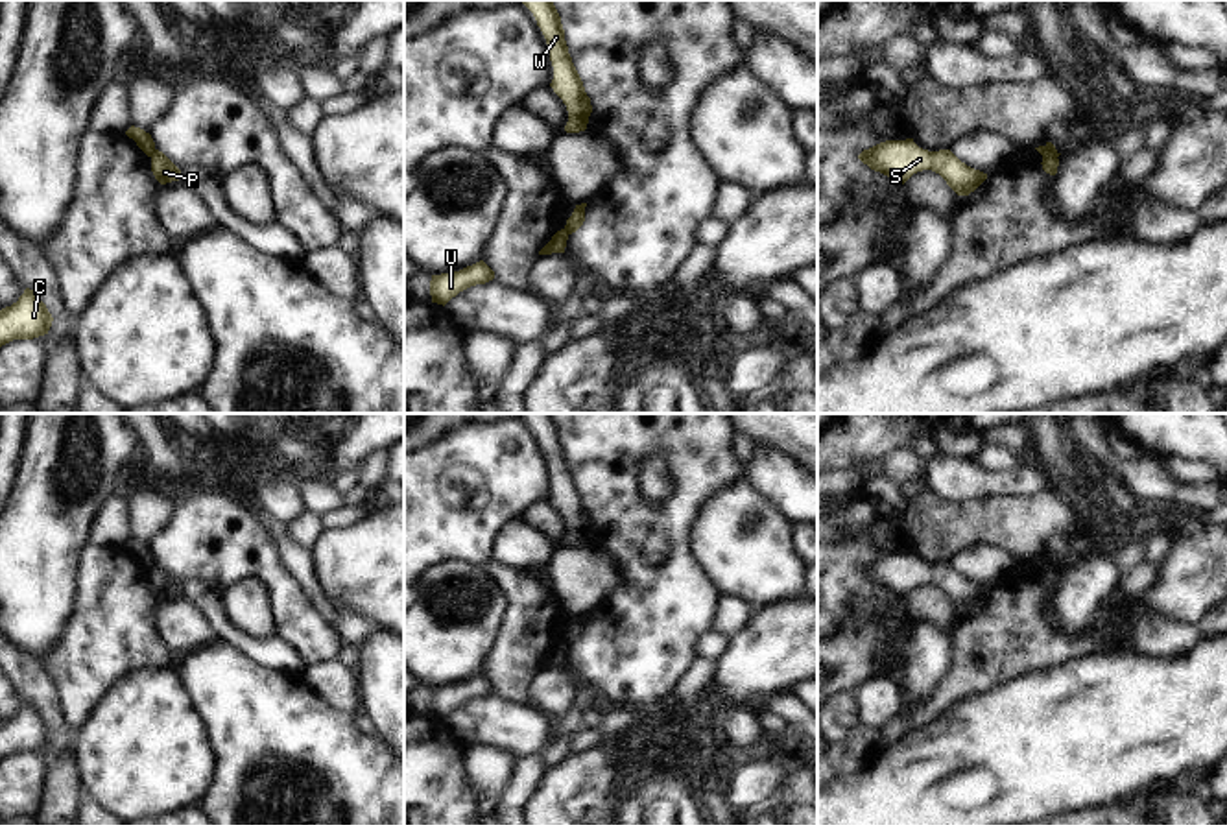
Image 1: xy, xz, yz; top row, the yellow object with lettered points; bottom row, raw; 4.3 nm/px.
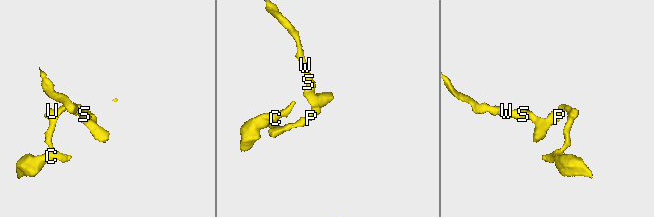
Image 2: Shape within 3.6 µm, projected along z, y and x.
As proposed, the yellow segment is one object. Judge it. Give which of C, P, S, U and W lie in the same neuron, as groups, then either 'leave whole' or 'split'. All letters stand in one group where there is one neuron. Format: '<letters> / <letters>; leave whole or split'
C U / P S W; split

